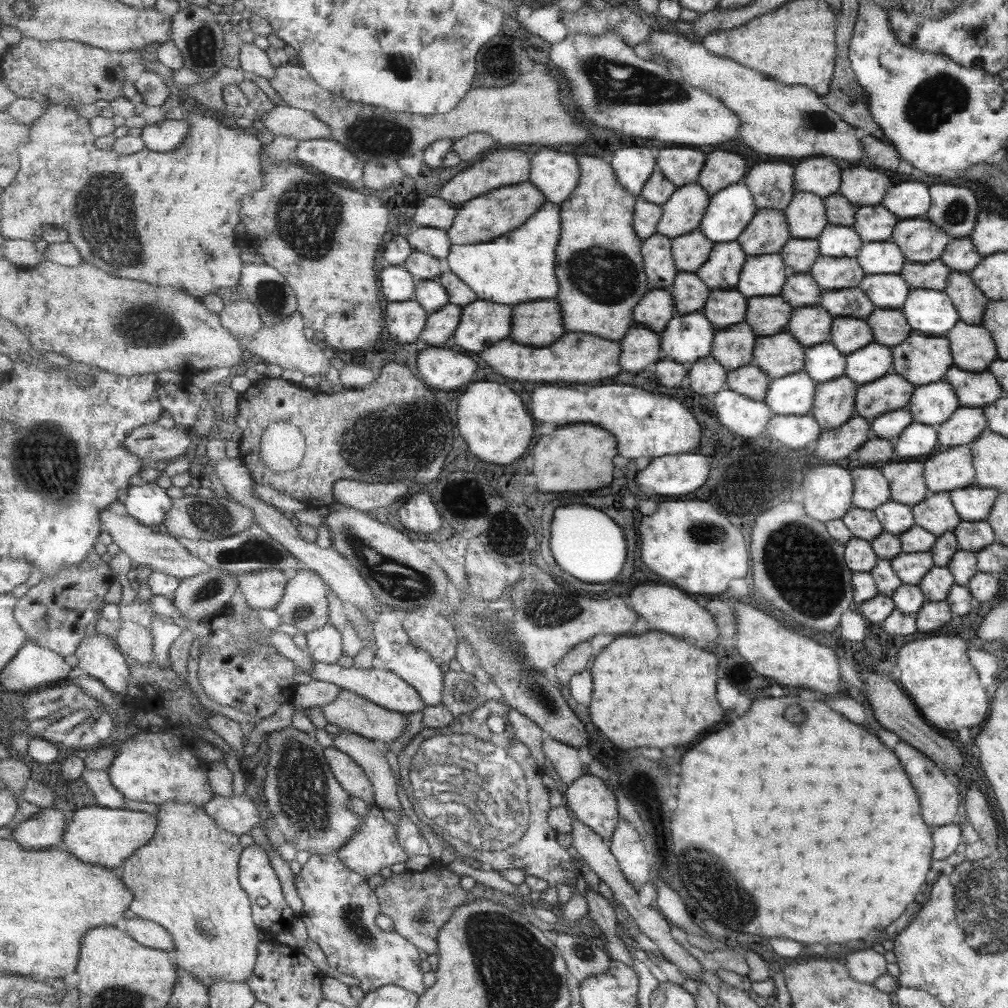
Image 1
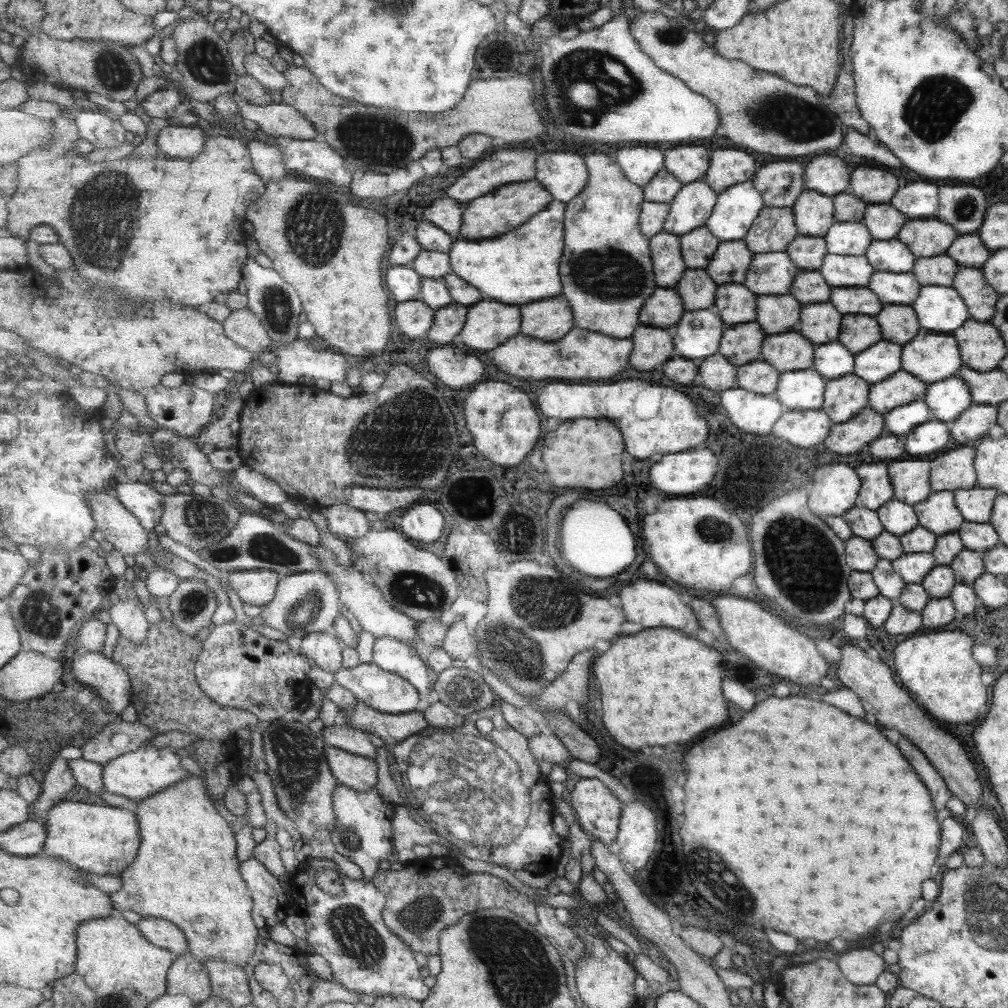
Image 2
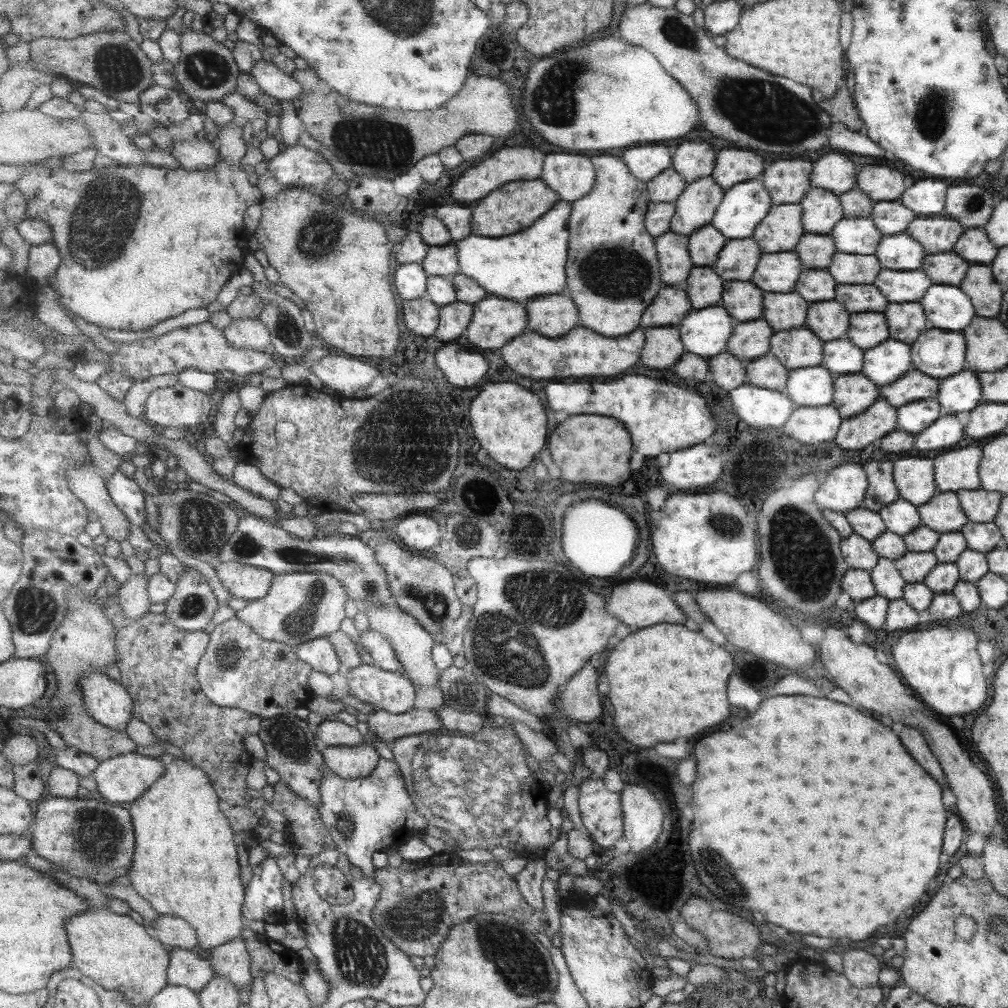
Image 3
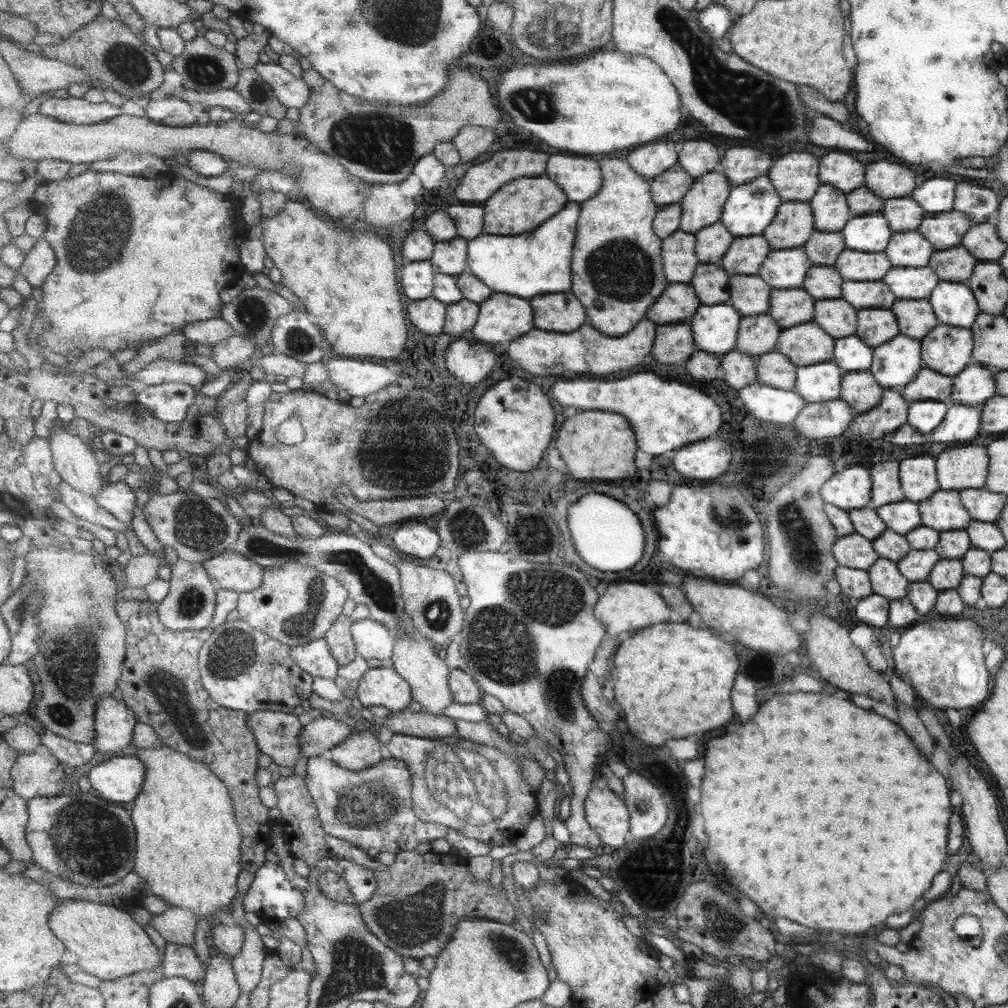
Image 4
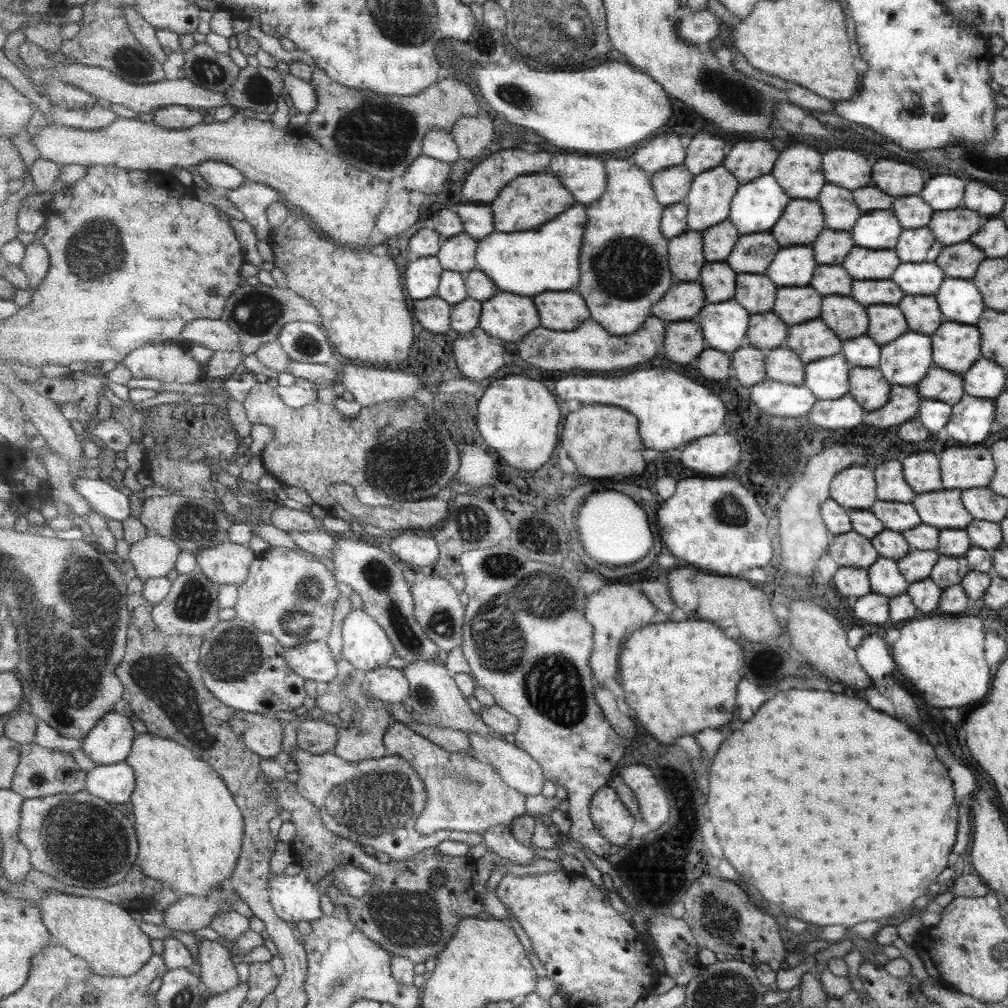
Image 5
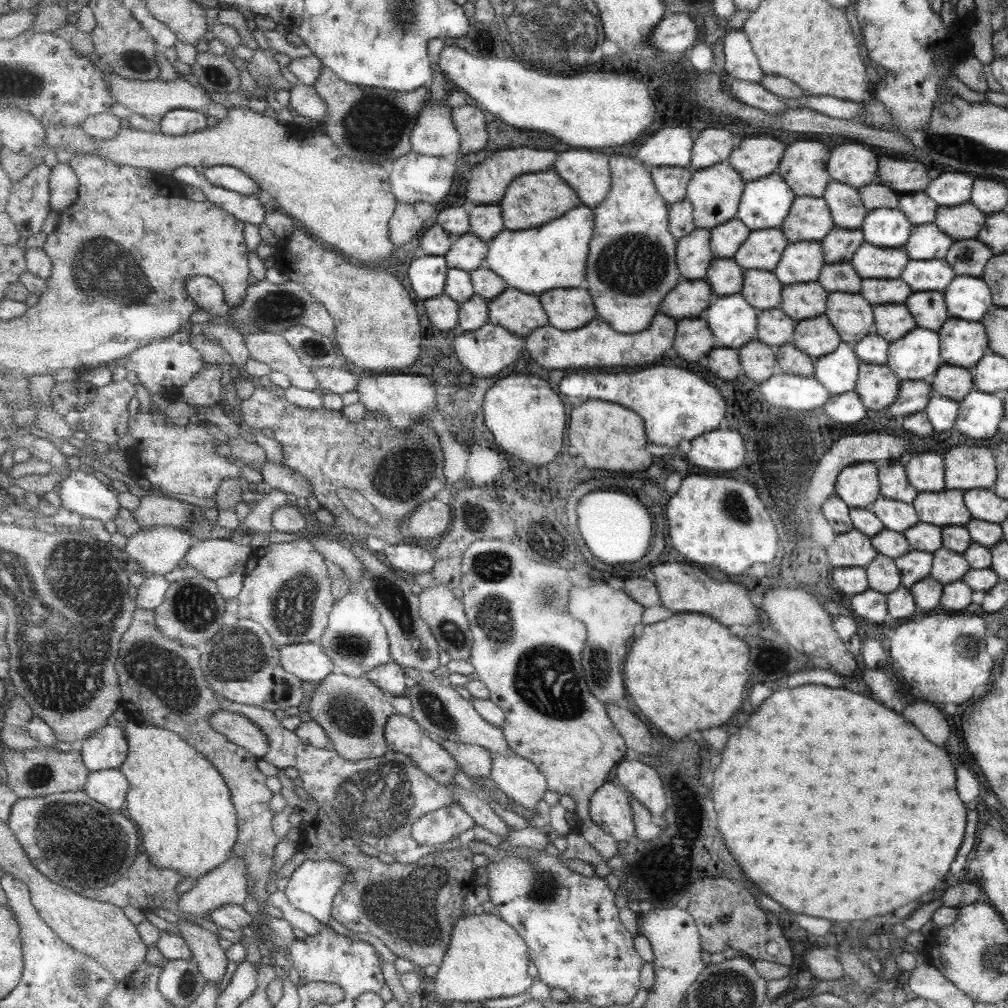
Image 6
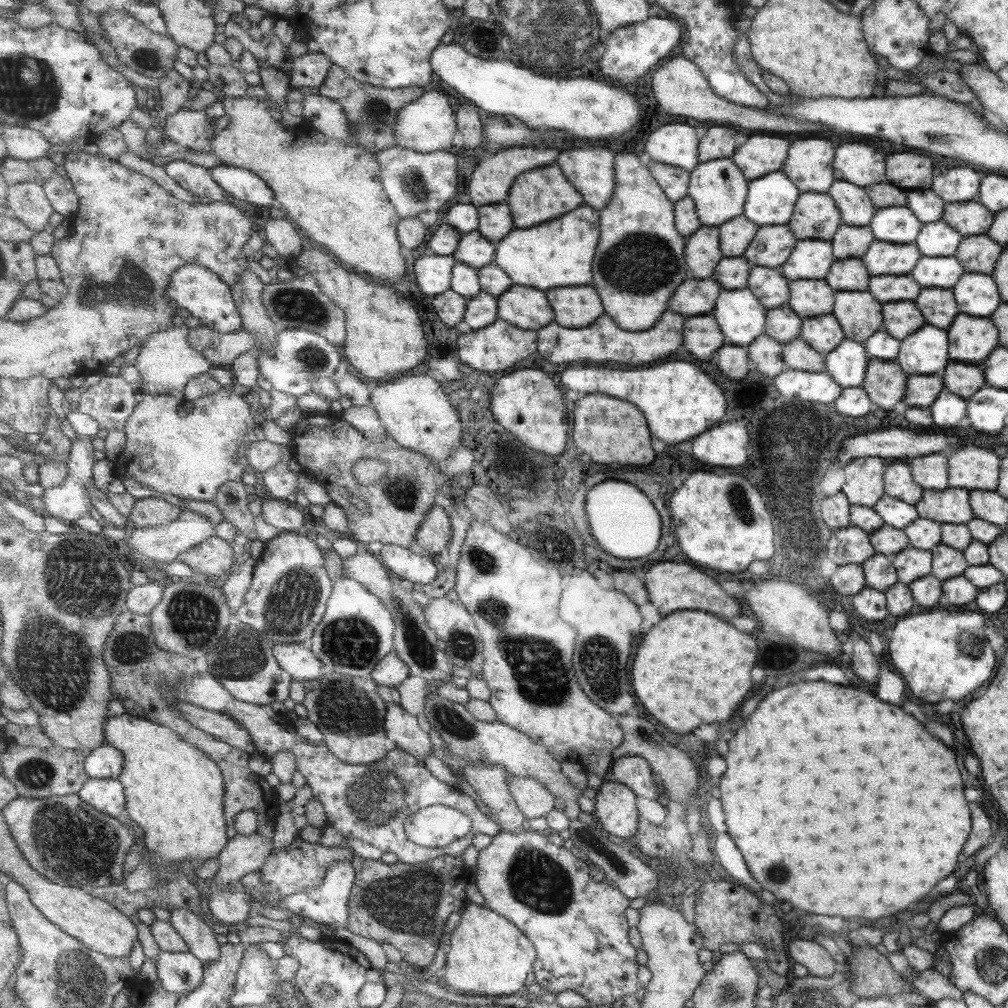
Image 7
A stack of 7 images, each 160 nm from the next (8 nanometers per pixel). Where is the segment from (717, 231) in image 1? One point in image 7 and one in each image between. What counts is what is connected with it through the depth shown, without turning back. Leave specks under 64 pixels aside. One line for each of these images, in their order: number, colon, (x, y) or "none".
2: (738, 207)
3: (746, 204)
4: (751, 207)
5: (757, 206)
6: (765, 202)
7: (770, 200)

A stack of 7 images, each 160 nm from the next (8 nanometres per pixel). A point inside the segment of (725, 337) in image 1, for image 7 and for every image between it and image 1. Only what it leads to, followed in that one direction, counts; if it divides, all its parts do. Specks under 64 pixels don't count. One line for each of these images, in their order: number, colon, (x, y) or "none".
2: (741, 343)
3: (750, 339)
4: (758, 334)
5: (767, 330)
6: (773, 326)
7: (782, 324)

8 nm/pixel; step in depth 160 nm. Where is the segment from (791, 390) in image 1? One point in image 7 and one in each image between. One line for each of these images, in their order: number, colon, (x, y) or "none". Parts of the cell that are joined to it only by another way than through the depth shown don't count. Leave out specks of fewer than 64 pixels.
2: (800, 390)
3: (813, 386)
4: (821, 382)
5: (828, 378)
6: (837, 371)
7: (846, 363)

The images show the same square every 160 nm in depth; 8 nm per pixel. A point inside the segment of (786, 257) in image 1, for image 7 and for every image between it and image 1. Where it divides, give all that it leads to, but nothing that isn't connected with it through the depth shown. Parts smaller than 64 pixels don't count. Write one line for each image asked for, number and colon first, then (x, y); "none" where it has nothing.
2: (806, 252)
3: (815, 251)
4: (823, 248)
5: (831, 247)
6: (839, 245)
7: (849, 241)

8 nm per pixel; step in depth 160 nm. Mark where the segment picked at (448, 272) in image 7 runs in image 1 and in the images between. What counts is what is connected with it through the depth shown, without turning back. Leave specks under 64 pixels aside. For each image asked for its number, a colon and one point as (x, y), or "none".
1: (399, 285)
2: (405, 283)
3: (411, 280)
4: (418, 278)
5: (423, 276)
6: (428, 274)

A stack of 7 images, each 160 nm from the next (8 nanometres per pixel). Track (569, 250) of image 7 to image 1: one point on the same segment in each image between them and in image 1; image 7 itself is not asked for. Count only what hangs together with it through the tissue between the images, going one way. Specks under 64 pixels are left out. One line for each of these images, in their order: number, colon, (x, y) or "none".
1: (518, 267)
2: (524, 265)
3: (510, 266)
4: (538, 262)
5: (528, 263)
6: (553, 256)

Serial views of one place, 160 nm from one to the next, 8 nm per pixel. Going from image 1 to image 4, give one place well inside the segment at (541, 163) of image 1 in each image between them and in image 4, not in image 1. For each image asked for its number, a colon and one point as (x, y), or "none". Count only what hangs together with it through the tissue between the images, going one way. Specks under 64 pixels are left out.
2: (566, 175)
3: (576, 178)
4: (581, 178)

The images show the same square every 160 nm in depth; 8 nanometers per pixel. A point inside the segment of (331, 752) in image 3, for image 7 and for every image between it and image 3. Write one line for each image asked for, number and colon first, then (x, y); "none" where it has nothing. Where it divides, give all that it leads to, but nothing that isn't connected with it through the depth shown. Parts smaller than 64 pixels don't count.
4: (358, 751)
5: (362, 737)
6: (354, 712)
7: (350, 711)

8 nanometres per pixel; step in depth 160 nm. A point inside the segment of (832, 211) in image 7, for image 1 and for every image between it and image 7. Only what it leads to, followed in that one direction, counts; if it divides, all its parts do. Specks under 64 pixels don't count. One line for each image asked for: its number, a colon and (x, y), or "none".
1: (768, 231)
2: (774, 229)
3: (781, 230)
4: (792, 227)
5: (802, 220)
6: (809, 219)

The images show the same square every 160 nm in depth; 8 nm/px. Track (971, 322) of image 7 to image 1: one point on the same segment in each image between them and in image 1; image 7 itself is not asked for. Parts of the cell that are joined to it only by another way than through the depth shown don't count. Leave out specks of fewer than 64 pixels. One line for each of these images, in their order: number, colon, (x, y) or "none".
1: (921, 359)
2: (930, 357)
3: (939, 353)
4: (947, 349)
5: (956, 347)
6: (963, 343)

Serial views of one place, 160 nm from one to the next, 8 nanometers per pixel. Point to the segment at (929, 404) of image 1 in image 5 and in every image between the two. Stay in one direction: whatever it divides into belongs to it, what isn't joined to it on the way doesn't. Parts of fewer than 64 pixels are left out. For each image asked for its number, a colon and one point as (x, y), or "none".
2: (947, 399)
3: (962, 392)
4: (975, 384)
5: (986, 379)

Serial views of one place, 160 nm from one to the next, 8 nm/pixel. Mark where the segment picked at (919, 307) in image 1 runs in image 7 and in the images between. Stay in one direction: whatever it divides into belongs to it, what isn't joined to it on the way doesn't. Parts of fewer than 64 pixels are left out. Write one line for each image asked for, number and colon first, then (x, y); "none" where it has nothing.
2: (940, 309)
3: (949, 308)
4: (954, 303)
5: (960, 301)
6: (968, 298)
7: (976, 294)

